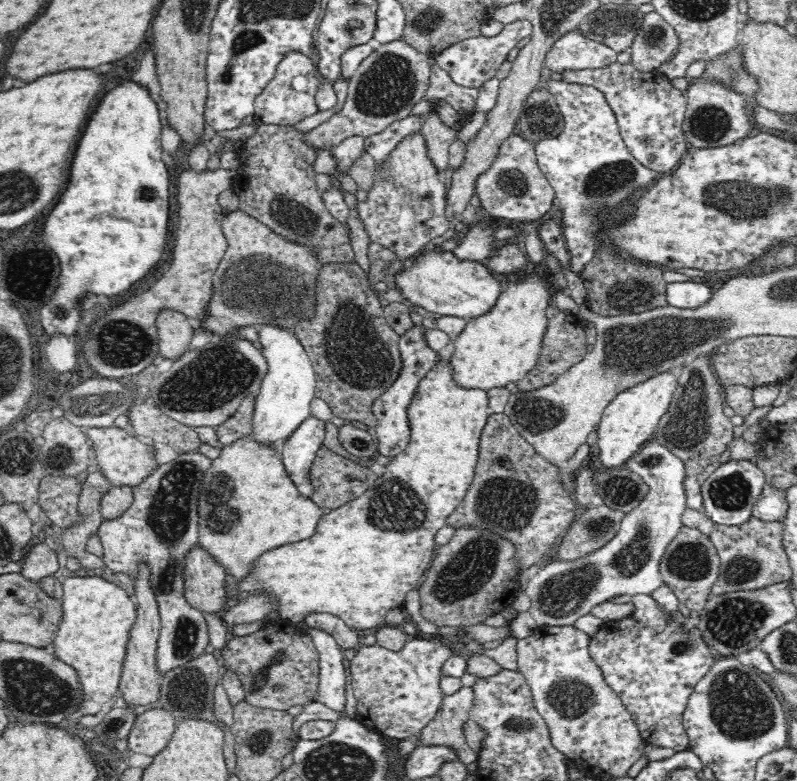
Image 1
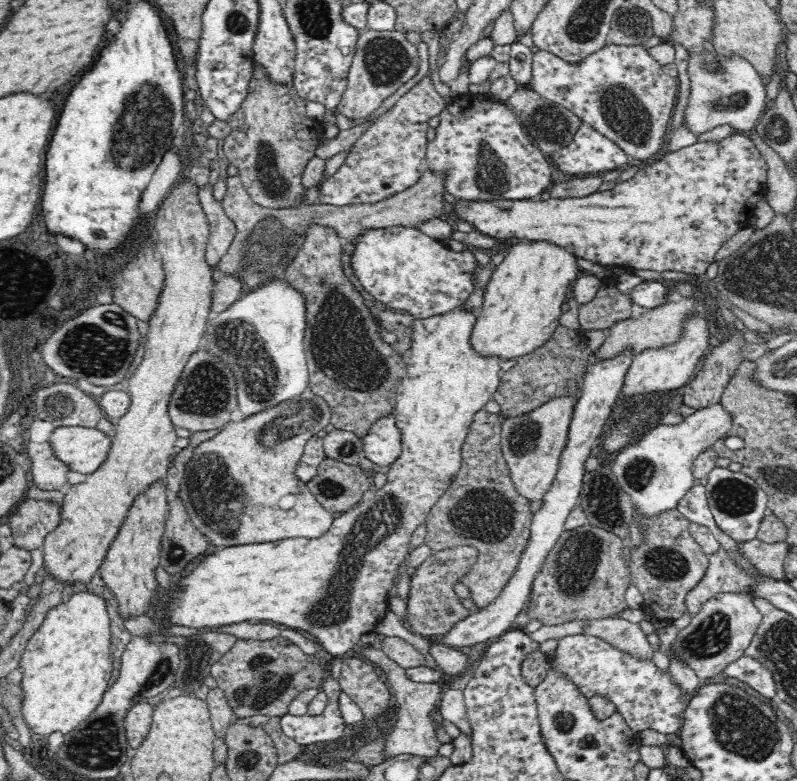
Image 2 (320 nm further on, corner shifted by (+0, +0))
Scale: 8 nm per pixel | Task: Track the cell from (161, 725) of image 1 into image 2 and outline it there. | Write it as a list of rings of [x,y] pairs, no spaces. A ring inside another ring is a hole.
[[[147,701],[136,702],[128,712],[124,714],[124,728],[126,740],[130,748],[138,748],[142,740],[146,738],[150,724],[152,724],[152,714],[154,707]]]

